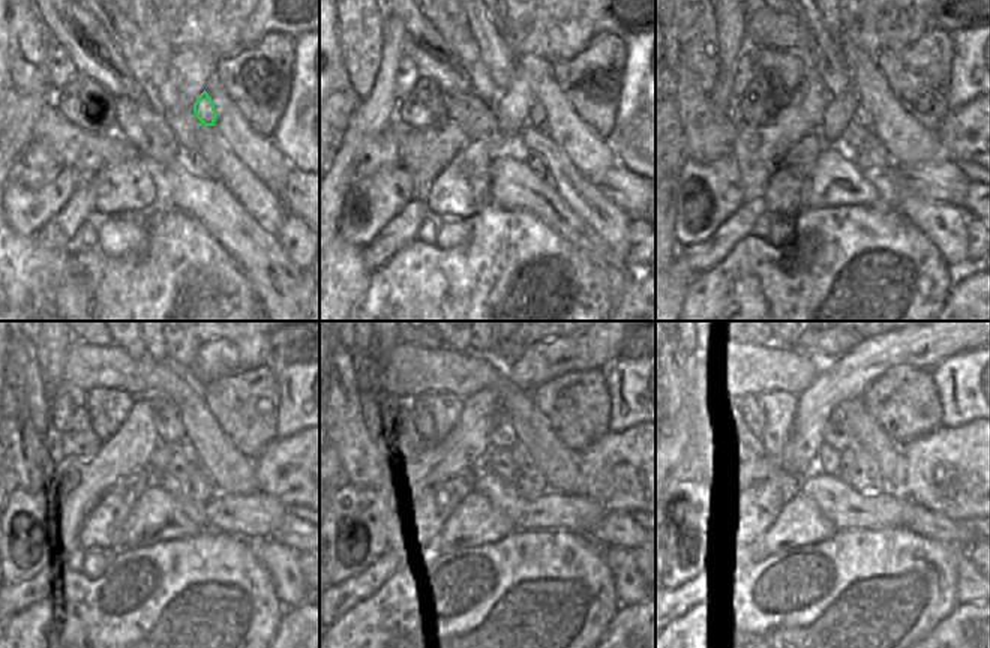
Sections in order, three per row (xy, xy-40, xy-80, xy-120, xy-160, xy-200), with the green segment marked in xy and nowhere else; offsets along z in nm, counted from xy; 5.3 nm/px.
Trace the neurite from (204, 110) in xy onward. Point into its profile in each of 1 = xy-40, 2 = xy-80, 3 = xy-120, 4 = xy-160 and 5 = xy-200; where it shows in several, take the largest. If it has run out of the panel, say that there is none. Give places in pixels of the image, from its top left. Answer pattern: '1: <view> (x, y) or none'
1: xy-40 (536, 110)
2: xy-80 (863, 117)
3: xy-120 (185, 449)
4: xy-160 (518, 453)
5: xy-200 (848, 456)

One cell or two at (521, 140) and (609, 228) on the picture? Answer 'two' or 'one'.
one

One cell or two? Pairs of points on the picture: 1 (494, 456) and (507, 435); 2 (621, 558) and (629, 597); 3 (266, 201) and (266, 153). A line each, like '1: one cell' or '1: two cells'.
1: two cells
2: one cell
3: two cells

